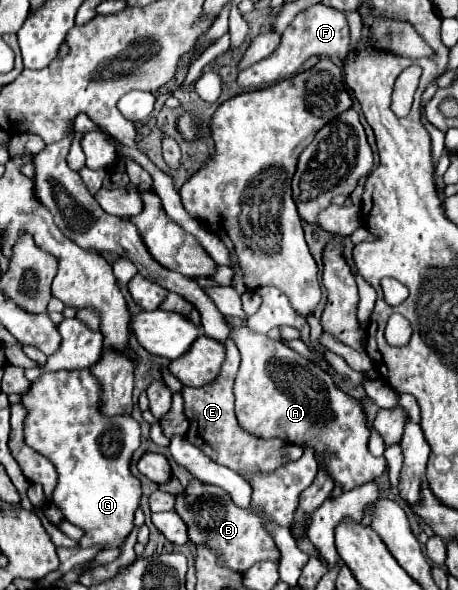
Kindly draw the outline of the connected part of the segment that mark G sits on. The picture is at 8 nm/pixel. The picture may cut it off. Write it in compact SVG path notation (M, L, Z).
M90 369L42 373L20 403L26 409L24 441L48 457L58 471L54 505L72 525L84 529L78 545L120 547L134 527L134 511L142 495L140 479L130 471L132 455L140 447L138 421L132 415L102 415L102 387Z

